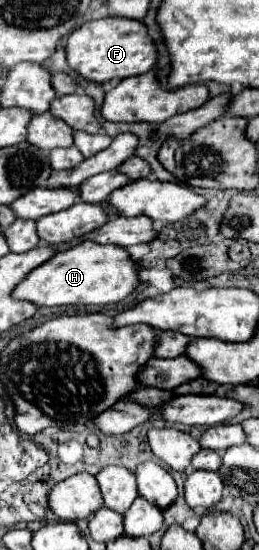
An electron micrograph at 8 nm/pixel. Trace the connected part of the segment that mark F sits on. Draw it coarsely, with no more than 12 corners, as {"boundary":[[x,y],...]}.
{"boundary":[[103,17],[75,29],[67,65],[107,83],[151,71],[147,27]]}

